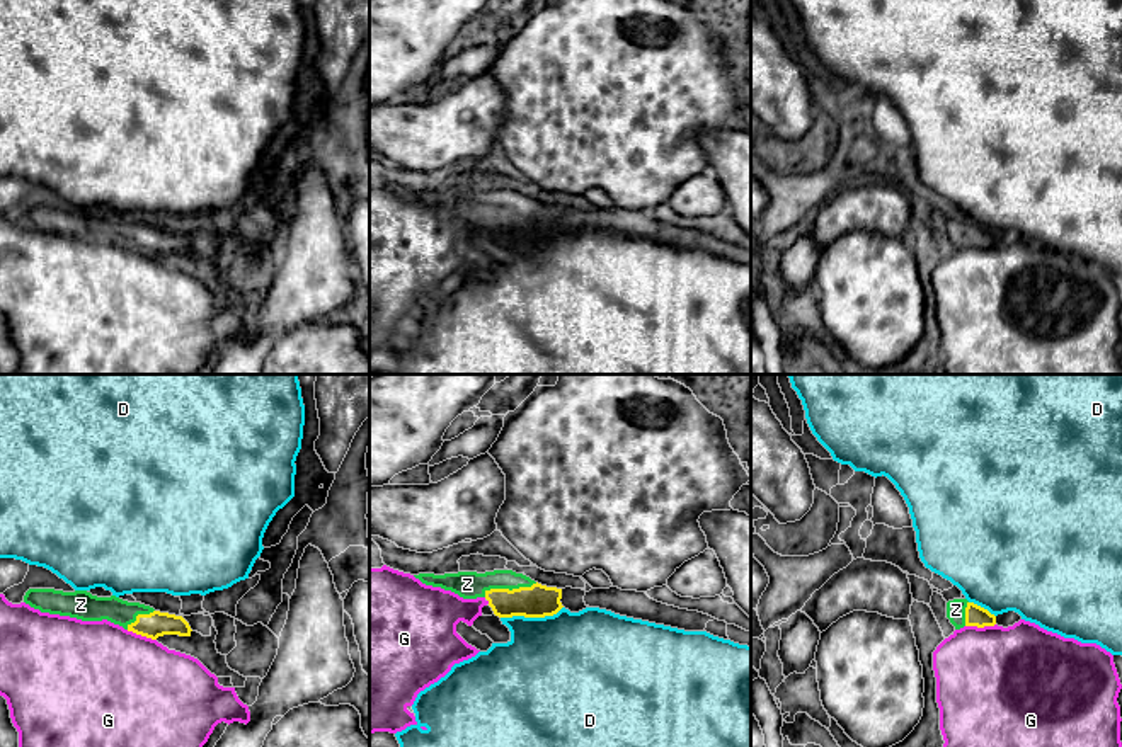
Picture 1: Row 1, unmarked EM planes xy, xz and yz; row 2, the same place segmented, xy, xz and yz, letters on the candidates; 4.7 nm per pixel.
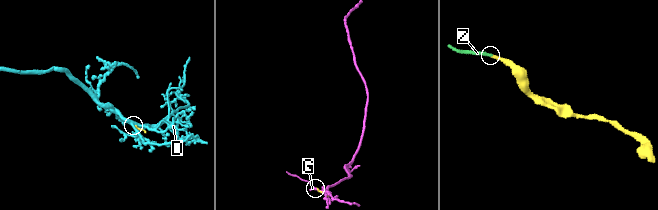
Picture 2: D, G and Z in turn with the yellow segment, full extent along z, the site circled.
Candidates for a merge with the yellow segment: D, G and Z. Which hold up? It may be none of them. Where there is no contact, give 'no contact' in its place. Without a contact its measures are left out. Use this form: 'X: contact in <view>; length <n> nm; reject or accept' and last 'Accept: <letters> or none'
D: contact in xz; length 300 nm; reject
G: contact in yz; length 140 nm; reject
Z: contact in xz; length 260 nm; accept
Accept: Z

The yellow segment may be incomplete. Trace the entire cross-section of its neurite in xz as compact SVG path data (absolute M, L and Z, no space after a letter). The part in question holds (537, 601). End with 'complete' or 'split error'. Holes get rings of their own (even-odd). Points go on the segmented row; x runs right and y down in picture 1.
M512 570L419 573L414 577L426 585L451 590L463 599L485 597L499 618L545 618L564 607L560 602L562 589L541 585Z | split error

